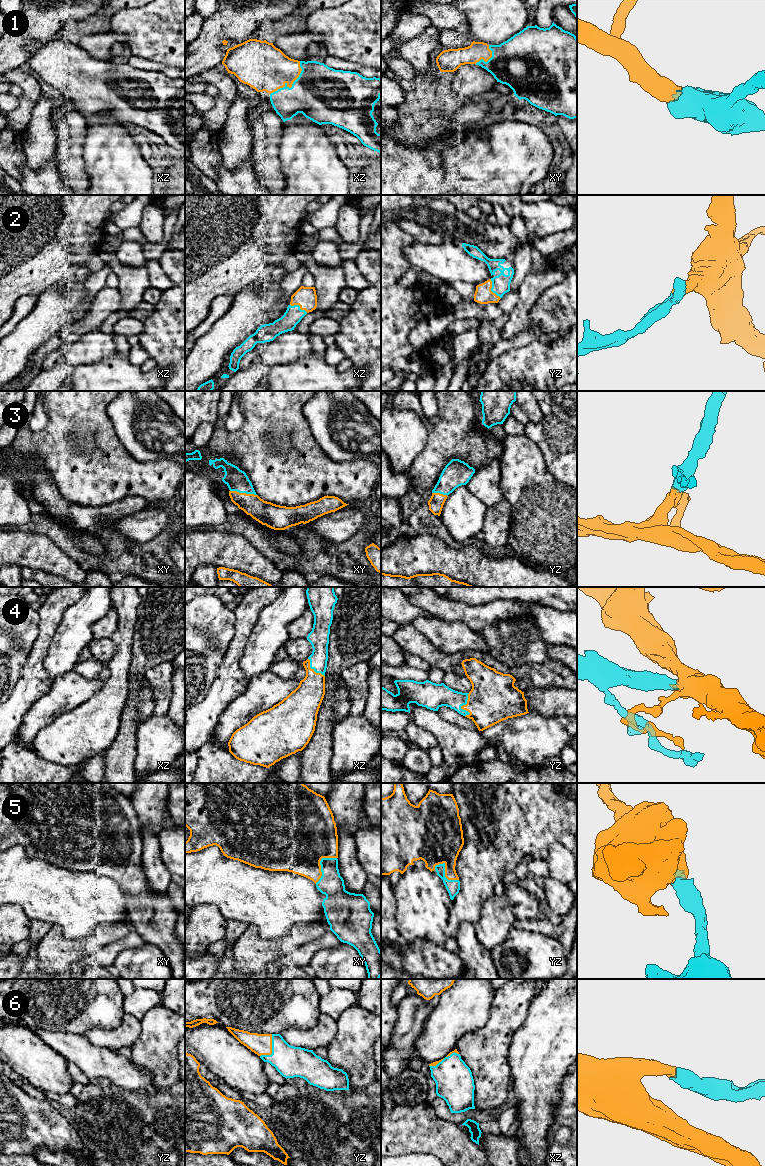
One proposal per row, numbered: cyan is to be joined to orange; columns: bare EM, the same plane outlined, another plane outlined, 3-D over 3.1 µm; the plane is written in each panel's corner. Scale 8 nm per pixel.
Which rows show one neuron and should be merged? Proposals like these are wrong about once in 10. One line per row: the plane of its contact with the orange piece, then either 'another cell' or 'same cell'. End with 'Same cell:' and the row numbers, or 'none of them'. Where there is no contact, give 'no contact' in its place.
1: xz | same cell
2: yz | same cell
3: xy | same cell
4: yz | same cell
5: xy | same cell
6: yz | same cell
Same cell: 1, 2, 3, 4, 5, 6

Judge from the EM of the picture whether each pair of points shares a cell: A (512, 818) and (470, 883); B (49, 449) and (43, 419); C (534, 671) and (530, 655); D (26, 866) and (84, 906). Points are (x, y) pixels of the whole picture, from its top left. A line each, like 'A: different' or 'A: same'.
A: same
B: different
C: different
D: same

